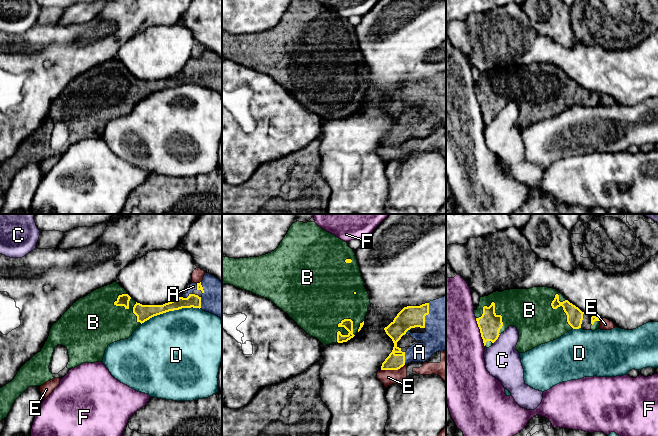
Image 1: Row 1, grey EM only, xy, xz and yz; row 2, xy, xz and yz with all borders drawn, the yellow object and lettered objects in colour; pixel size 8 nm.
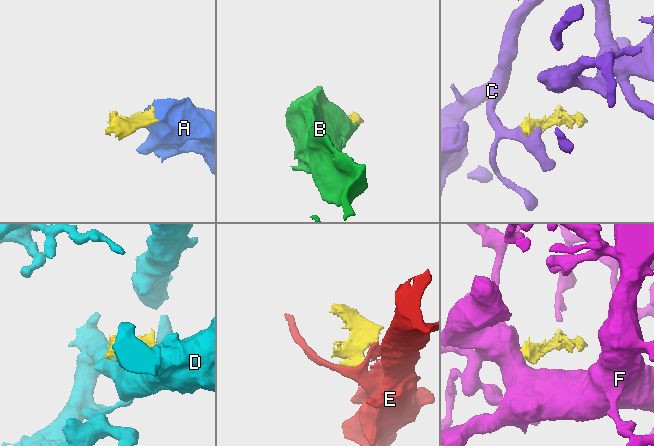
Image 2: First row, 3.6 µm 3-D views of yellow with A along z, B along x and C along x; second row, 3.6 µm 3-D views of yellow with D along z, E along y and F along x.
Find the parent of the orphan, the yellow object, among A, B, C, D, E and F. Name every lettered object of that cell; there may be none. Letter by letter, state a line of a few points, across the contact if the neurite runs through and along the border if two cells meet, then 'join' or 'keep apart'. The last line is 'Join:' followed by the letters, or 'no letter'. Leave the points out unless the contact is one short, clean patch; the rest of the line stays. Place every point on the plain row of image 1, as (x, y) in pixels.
A: join
B: join
C: yz (500, 110), (493, 119) | keep apart
D: keep apart
E: keep apart
F: yz (475, 94), (484, 122) | keep apart
Join: A, B

